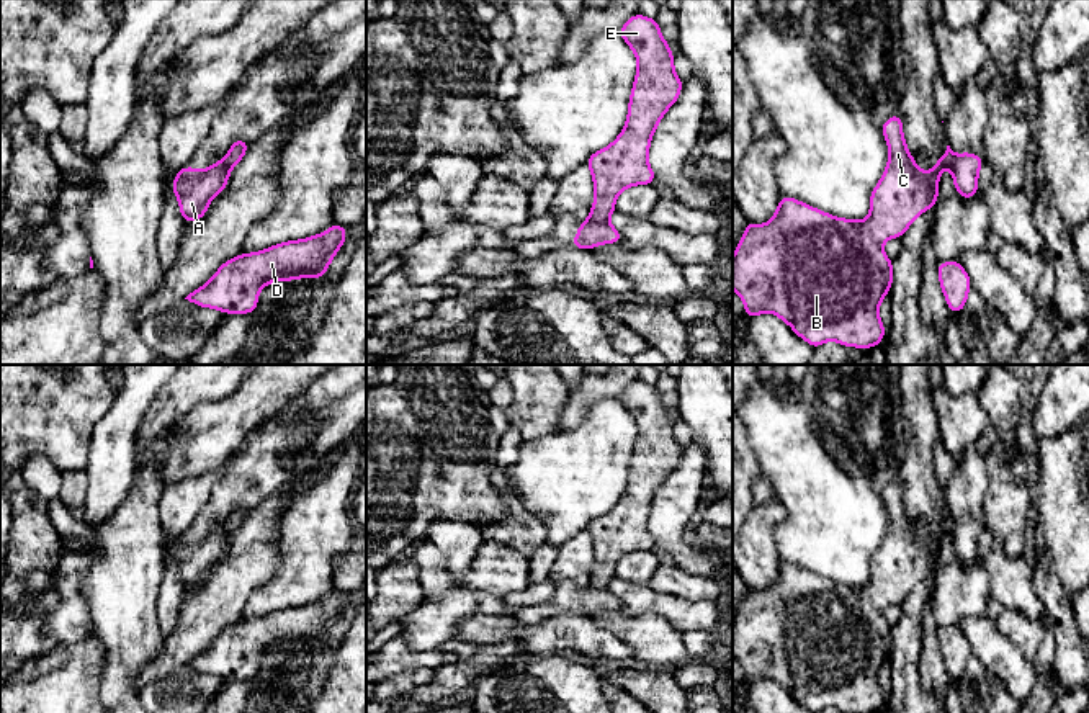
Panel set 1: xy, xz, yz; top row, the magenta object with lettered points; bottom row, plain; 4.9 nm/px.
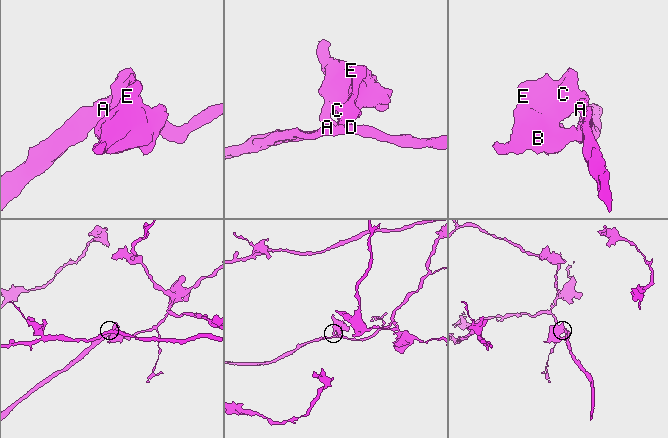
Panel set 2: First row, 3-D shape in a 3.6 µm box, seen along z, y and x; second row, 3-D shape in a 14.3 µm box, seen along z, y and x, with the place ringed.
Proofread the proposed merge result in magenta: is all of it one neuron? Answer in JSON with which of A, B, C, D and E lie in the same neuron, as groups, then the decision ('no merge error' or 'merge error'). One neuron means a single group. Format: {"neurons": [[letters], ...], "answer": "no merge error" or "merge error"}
{"neurons": [["A"], ["B", "C", "D", "E"]], "answer": "merge error"}

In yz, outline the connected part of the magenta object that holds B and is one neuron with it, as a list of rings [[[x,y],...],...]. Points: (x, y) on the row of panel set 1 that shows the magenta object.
[[[894,113],[880,129],[888,142],[890,157],[886,170],[870,193],[870,214],[867,219],[834,217],[803,201],[780,196],[777,213],[767,224],[746,222],[744,235],[733,253],[733,289],[741,296],[749,319],[762,312],[773,312],[813,348],[829,340],[857,348],[872,348],[881,343],[885,325],[878,316],[878,307],[893,283],[893,262],[883,252],[883,242],[901,237],[927,208],[935,209],[939,177],[943,168],[952,167],[955,154],[947,146],[945,154],[935,162],[934,168],[921,172],[914,157],[908,152],[901,116]]]

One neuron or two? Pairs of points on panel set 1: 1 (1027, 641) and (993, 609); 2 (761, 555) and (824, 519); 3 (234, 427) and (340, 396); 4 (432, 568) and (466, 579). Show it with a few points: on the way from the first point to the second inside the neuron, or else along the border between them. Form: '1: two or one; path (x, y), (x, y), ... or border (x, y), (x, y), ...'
1: one; path (1019, 633), (1001, 615)
2: two; border (785, 509), (785, 517), (772, 533), (782, 561)
3: two; border (306, 386), (277, 411)
4: one; path (440, 576), (447, 581), (458, 581)

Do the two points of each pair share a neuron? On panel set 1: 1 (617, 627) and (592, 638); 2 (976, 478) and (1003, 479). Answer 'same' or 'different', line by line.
1: different
2: different

